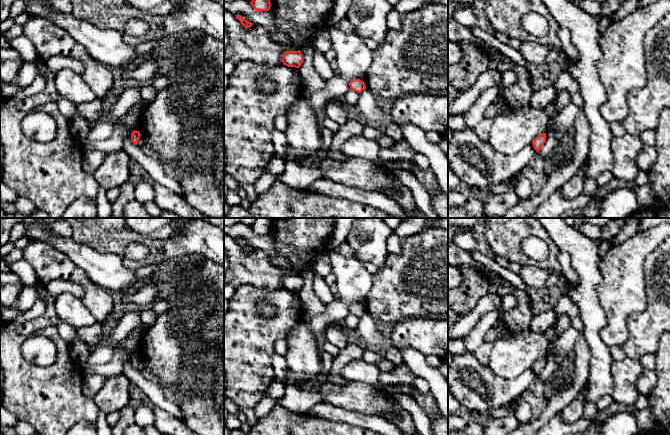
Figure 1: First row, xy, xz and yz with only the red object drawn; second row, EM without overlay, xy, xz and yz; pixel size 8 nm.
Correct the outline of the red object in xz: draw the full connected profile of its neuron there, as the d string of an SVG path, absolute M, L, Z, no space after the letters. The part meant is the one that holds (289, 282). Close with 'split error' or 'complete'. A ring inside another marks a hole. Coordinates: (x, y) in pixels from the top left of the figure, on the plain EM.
M285 275L282 279L282 286L288 291L299 292L303 287L303 279L298 275Z | complete

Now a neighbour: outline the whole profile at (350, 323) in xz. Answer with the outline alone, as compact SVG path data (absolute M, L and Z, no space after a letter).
M350 313L341 323L341 326L350 331L353 332L359 323L359 317Z

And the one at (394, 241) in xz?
M395 233L391 234L387 239L388 254L398 254L401 251L401 238Z

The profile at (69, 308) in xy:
M62 293L55 299L55 311L59 320L70 324L76 332L96 322L81 300L71 293Z

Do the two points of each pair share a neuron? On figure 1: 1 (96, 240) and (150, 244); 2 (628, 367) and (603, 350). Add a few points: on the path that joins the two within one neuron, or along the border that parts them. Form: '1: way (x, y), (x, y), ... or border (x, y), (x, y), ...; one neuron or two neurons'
1: way (109, 238), (137, 238); one neuron
2: border (613, 361), (611, 374), (614, 385); two neurons

